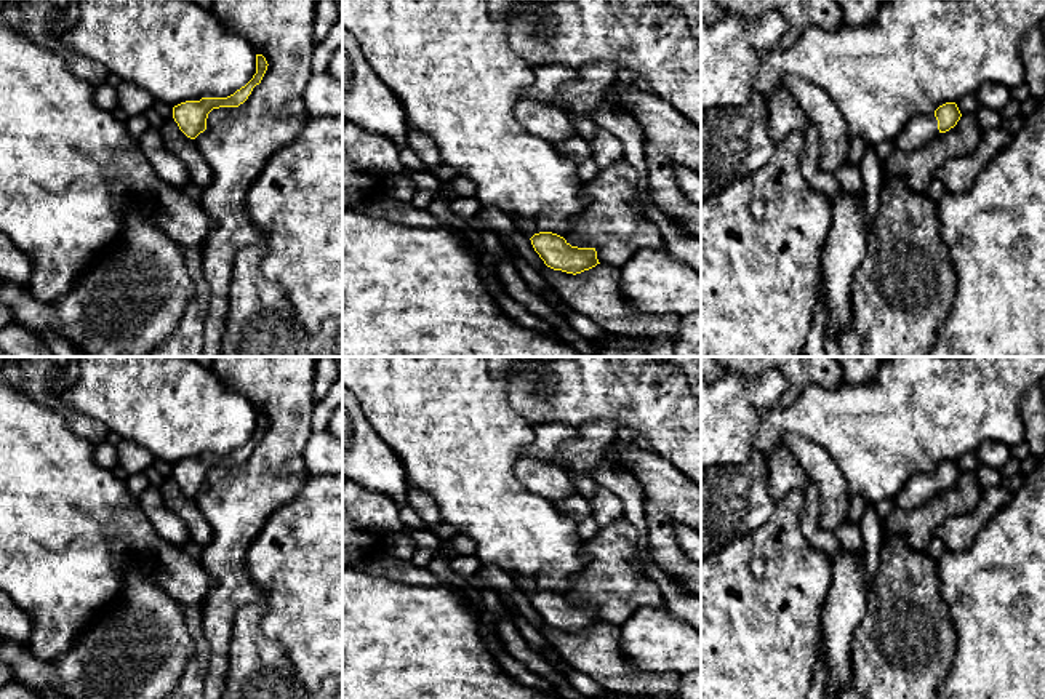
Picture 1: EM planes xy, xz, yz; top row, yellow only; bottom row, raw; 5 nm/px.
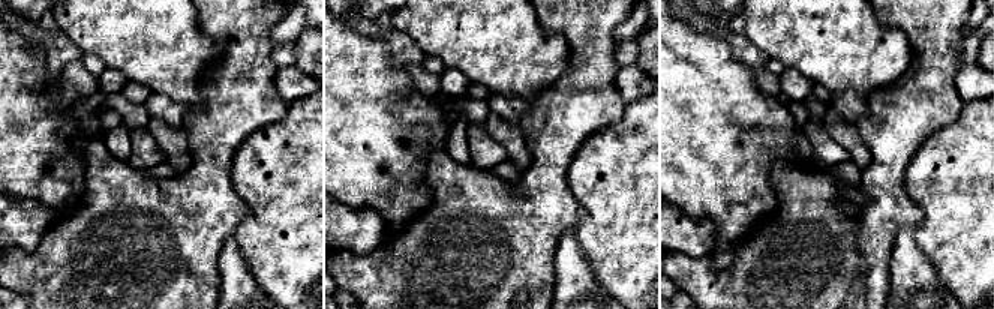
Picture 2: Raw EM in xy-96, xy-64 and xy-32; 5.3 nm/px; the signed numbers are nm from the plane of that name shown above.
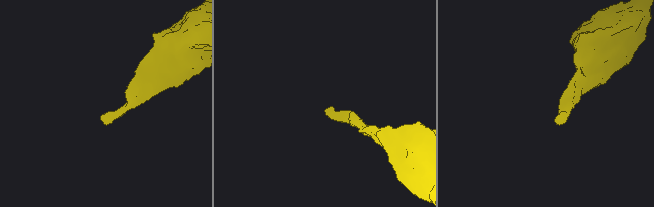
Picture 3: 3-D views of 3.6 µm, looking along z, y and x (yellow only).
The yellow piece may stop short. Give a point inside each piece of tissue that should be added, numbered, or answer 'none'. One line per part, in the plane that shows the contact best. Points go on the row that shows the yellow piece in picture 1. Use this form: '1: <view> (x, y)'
1: yz (922, 128)

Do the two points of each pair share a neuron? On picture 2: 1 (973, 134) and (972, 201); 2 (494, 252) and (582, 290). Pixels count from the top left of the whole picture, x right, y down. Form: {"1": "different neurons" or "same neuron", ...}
{"1": "same neuron", "2": "different neurons"}

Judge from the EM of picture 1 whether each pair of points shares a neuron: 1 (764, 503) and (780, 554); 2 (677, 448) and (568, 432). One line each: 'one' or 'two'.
1: two
2: two

